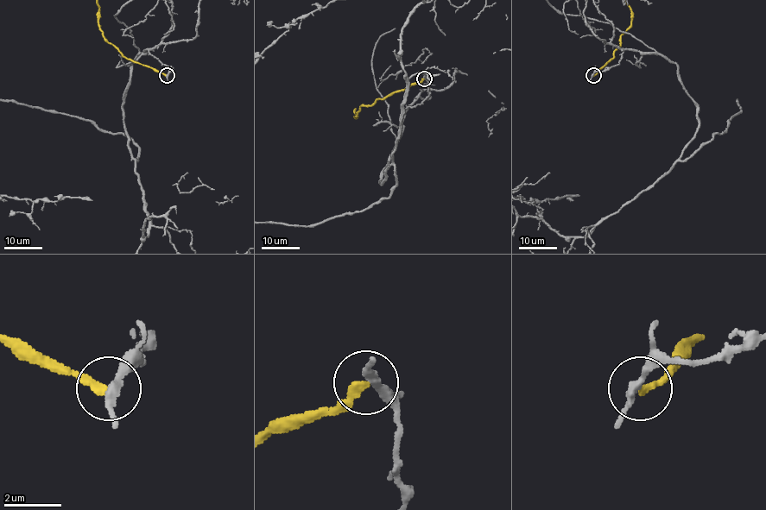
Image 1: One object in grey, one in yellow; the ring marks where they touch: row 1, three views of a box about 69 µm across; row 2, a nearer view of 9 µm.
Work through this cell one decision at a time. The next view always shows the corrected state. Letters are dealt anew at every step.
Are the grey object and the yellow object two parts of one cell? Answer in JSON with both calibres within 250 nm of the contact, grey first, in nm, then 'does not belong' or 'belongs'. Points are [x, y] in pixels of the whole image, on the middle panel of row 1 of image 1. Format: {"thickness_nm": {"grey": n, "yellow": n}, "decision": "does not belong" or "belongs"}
{"thickness_nm": {"grey": 280, "yellow": 280}, "decision": "does not belong"}

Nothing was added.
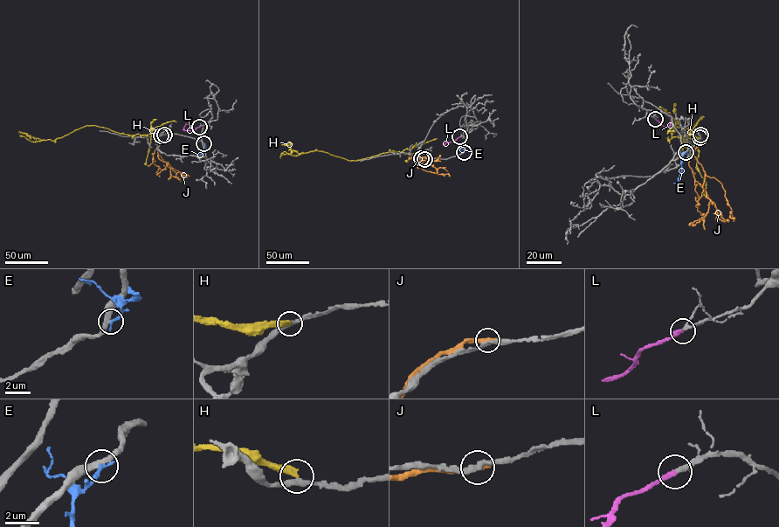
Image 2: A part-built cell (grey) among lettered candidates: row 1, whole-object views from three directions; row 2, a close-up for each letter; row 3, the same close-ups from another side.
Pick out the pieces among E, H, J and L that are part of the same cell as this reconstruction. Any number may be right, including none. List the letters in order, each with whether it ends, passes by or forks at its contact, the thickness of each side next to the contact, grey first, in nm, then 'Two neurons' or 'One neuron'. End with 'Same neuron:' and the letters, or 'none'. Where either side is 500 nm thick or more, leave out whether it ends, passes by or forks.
E: It ends there. Thickness 360 nm (grey) against 240 nm. Two neurons
H: It ends there. Thickness 280 nm (grey) against 400 nm. Two neurons
J: It ends there. Thickness 280 nm (grey) against 400 nm. Two neurons
L: It ends there. Thickness 200 nm (grey) against 280 nm. One neuron
Same neuron: L

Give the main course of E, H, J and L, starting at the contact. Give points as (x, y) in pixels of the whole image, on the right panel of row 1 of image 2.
E: (685, 152), (679, 182), (673, 183)
H: (699, 137), (685, 133), (685, 136), (703, 116), (682, 144), (688, 146), (684, 136), (672, 137), (671, 130)
J: (700, 135), (699, 143), (692, 155), (705, 174), (722, 184), (730, 208), (729, 216), (734, 218)
L: (655, 118), (663, 126), (668, 127), (671, 119), (667, 114), (670, 114)

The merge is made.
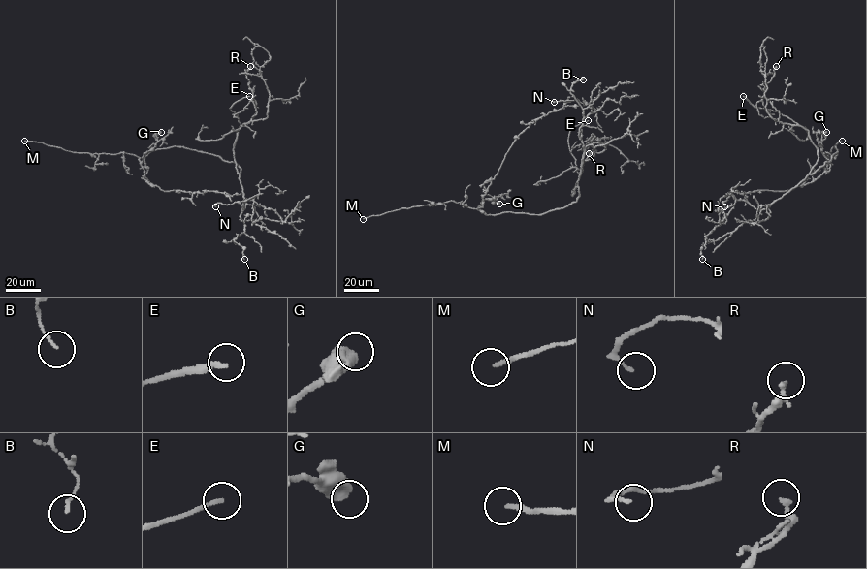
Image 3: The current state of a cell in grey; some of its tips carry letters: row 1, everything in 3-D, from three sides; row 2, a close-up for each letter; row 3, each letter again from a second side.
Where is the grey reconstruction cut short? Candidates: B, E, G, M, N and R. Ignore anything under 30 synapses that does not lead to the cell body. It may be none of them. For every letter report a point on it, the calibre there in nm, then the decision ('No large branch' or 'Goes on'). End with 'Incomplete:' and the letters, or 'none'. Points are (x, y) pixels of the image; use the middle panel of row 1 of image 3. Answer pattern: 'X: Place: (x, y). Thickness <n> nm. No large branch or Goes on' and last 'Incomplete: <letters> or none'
B: Place: (583, 79). Thickness 110 nm. No large branch
E: Place: (588, 120). Thickness 190 nm. Goes on
G: Place: (499, 204). Thickness 600 nm. No large branch
M: Place: (363, 219). Thickness 180 nm. Goes on
N: Place: (554, 102). Thickness 120 nm. No large branch
R: Place: (589, 153). Thickness 260 nm. No large branch
Incomplete: E, M

